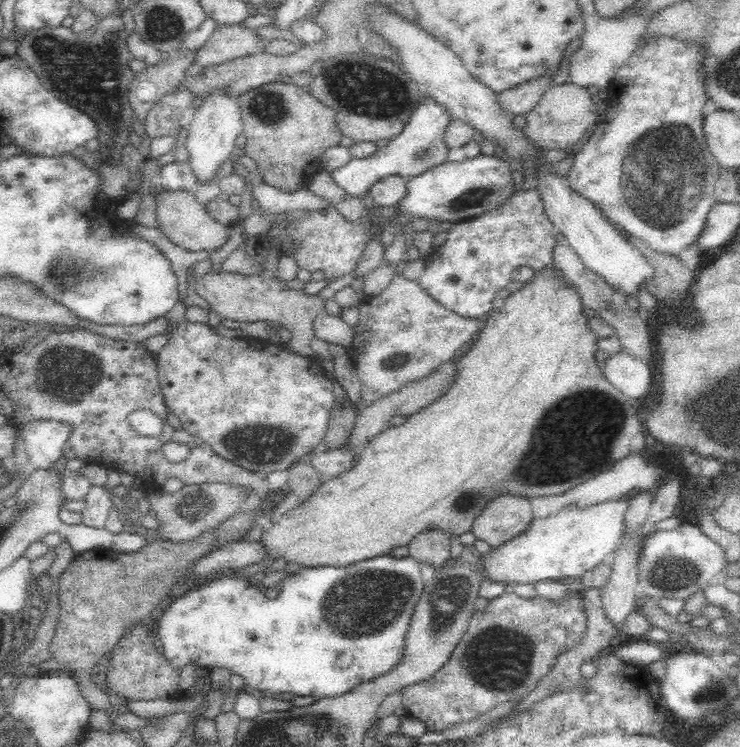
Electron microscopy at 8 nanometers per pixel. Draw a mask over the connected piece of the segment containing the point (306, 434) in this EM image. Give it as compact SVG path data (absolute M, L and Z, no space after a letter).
M182 320L172 328L169 335L170 339L157 353L157 375L167 409L170 410L172 416L176 416L180 420L186 433L202 439L218 456L262 475L278 472L278 470L289 470L294 467L294 464L307 459L311 453L316 453L324 447L332 408L336 402L331 389L331 376L325 372L321 362L318 362L315 356L294 352L292 348L288 348L287 344L270 342L261 329L252 329L247 337L230 338L230 336L218 334L218 330L209 323L201 324Z

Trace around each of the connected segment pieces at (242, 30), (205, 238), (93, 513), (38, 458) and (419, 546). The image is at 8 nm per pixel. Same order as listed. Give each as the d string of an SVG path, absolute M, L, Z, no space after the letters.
M219 25L214 34L200 47L198 65L220 64L246 55L266 51L266 38L260 30L245 25Z
M165 190L156 196L156 202L158 227L170 241L180 246L182 250L214 254L218 250L224 250L226 244L230 244L232 225L223 225L220 221L212 218L204 205L198 202L195 193L178 193Z
M91 485L85 496L85 507L82 509L83 522L90 526L104 527L112 510L118 511L118 504L112 498L112 491L106 485Z
M42 419L24 424L20 429L29 470L51 470L62 458L74 426L58 419Z
M426 530L408 545L408 557L420 567L440 568L451 560L451 540L439 530Z

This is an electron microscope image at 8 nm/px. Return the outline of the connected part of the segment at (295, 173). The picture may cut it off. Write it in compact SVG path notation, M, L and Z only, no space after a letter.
M274 81L250 88L239 96L243 117L244 156L252 158L262 172L264 182L283 192L306 188L314 172L321 170L324 152L340 145L342 133L333 106L313 96L310 86Z

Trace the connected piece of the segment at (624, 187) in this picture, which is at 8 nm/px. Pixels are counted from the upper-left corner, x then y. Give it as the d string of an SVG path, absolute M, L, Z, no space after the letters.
M666 31L643 35L637 42L631 58L618 70L616 77L608 86L610 104L608 104L608 110L605 110L605 116L598 123L597 131L582 148L571 155L572 164L570 170L564 176L571 190L582 199L594 204L612 224L622 226L629 235L646 243L654 252L671 256L671 258L680 261L682 261L682 256L688 254L688 252L694 252L696 256L700 256L703 251L698 248L698 242L704 234L708 214L717 204L714 183L722 170L722 166L710 152L705 136L706 110L707 104L711 100L708 94L708 74L706 74L706 60L708 58L710 58L710 46L708 46L708 40L704 36L696 38L696 40L690 40L690 38L682 38L680 34L666 33Z

